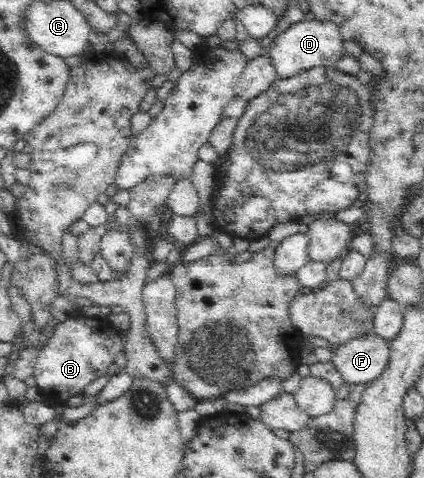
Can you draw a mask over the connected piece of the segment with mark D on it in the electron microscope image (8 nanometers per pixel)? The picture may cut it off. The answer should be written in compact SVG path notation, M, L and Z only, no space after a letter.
M303 19L273 38L272 46L268 48L266 54L276 69L278 79L285 79L303 70L311 69L313 66L323 66L326 70L334 68L344 54L347 54L343 42L340 31L333 22Z

